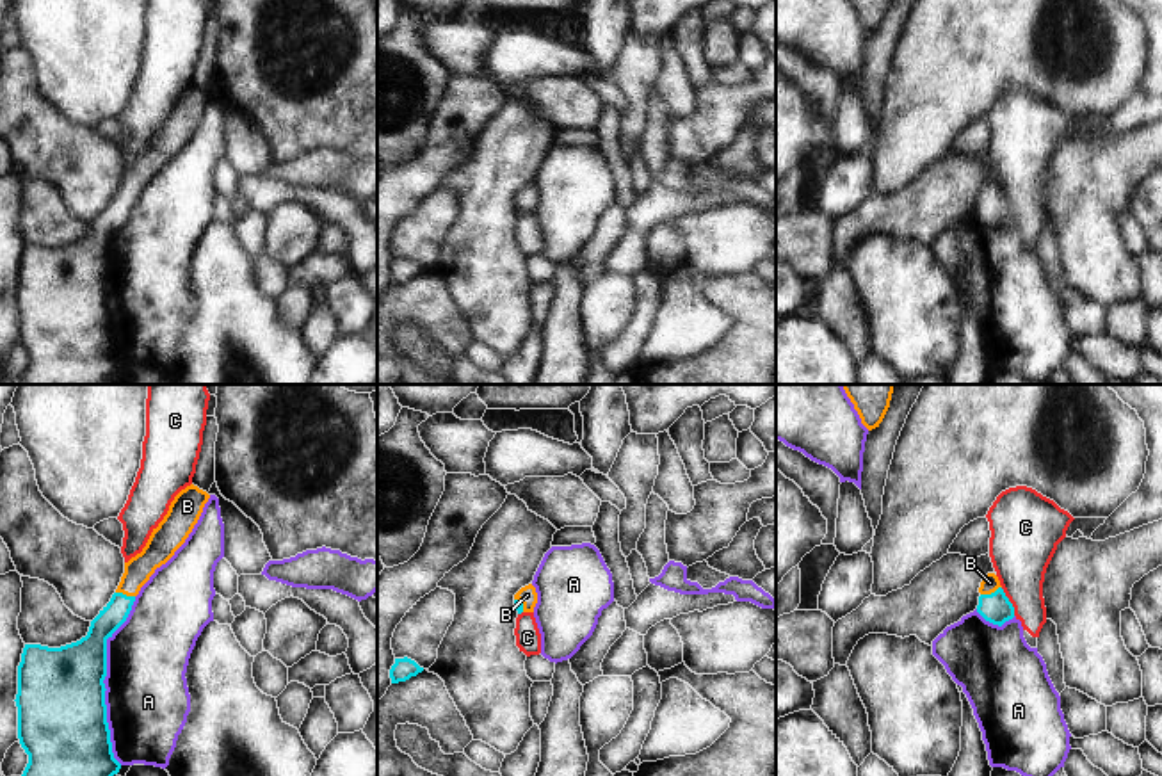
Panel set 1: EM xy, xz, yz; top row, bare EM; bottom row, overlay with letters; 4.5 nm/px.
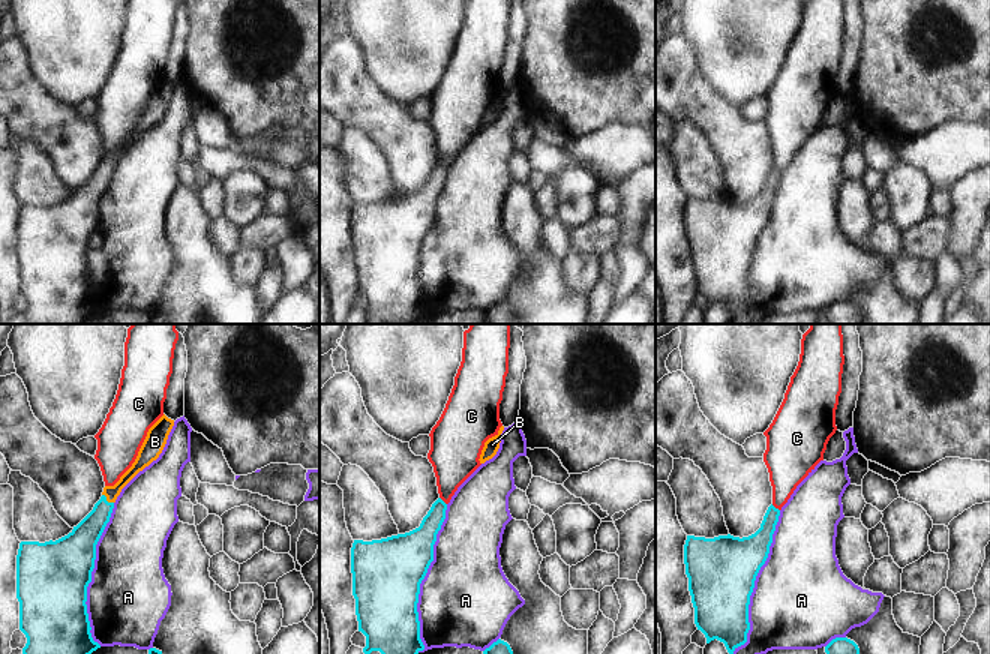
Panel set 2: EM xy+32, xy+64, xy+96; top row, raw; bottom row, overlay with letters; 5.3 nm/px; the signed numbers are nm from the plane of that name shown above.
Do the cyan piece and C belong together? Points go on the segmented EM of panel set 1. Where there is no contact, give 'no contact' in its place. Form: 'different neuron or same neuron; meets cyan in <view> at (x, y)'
different neuron; meets cyan in yz at (1009, 602)

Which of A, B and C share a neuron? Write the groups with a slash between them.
A / B / C

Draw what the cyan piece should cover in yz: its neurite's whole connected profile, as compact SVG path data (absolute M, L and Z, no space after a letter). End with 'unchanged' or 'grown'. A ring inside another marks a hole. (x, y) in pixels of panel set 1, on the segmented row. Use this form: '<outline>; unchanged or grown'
M988 573L979 587L977 612L989 623L1002 626L1014 618L1014 607L1005 596L995 573Z; grown

